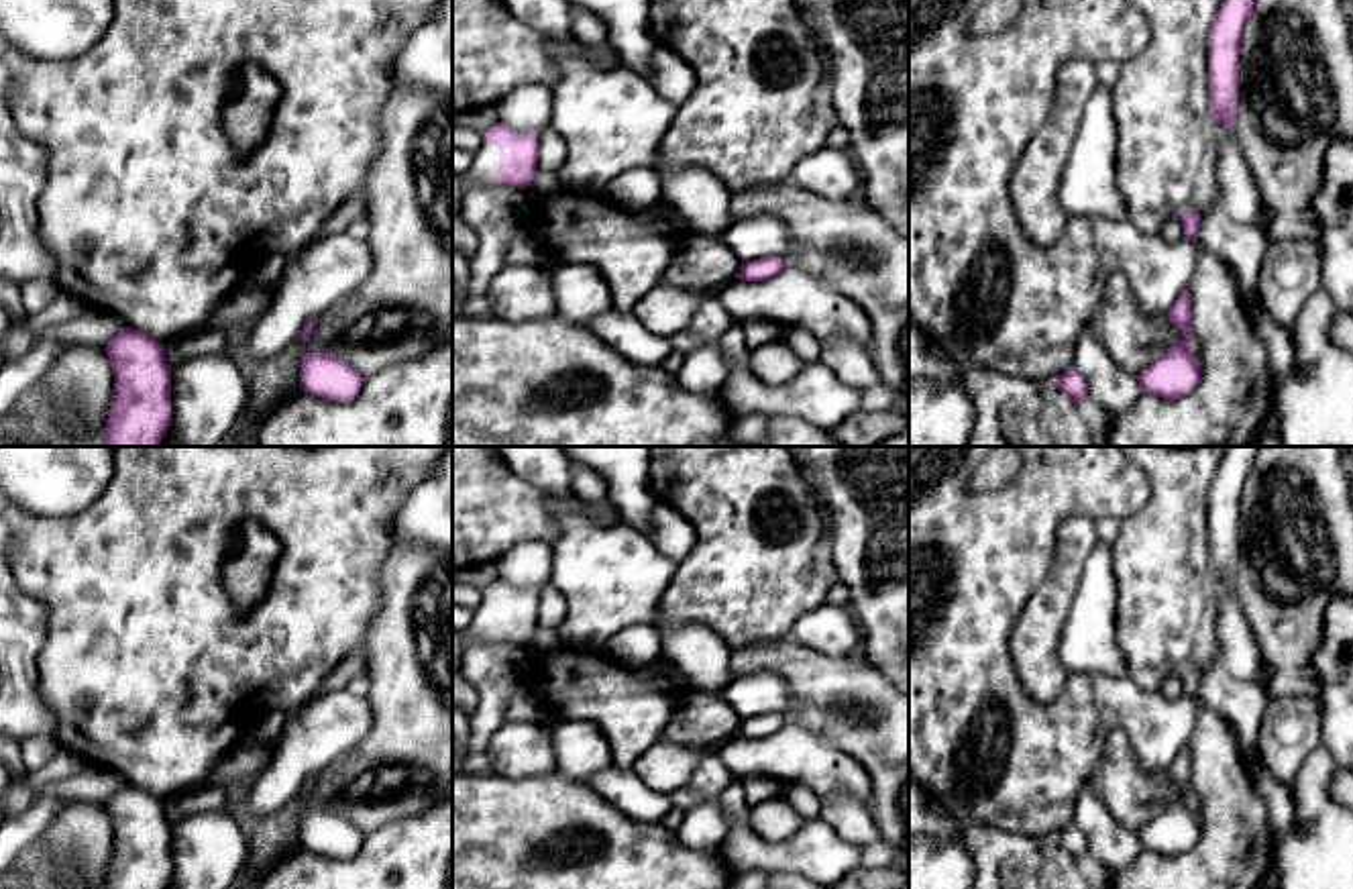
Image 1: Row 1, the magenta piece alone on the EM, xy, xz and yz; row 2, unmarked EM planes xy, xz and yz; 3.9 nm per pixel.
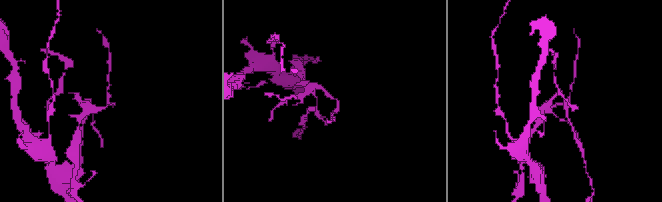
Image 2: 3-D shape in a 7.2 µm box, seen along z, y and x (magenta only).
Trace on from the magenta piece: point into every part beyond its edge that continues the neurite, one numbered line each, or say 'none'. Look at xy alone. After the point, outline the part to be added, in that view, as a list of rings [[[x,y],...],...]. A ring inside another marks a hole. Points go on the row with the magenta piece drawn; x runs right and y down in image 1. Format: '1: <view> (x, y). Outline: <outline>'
none

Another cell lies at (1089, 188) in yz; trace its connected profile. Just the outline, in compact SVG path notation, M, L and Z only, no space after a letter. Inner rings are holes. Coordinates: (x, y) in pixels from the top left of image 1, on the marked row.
M1096 88L1080 112L1078 133L1058 186L1066 216L1127 218L1115 177L1117 147L1111 90Z

